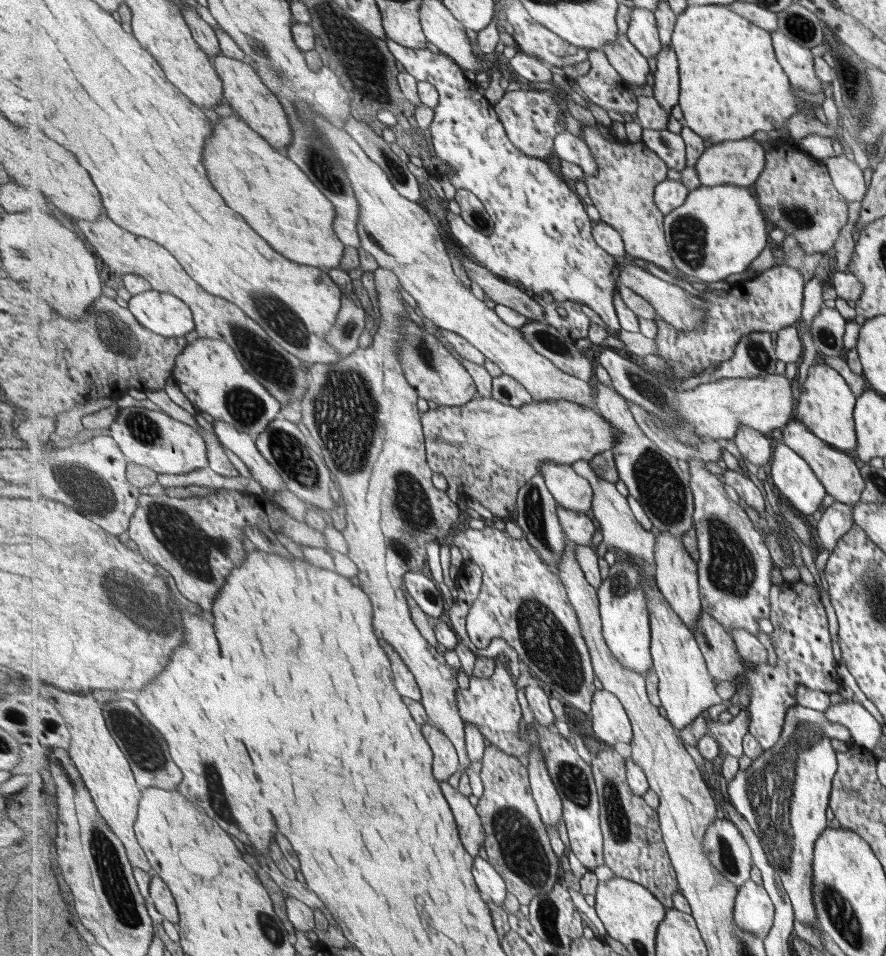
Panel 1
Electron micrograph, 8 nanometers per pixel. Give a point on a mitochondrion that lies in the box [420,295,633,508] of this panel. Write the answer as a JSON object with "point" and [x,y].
{"point":[555,343]}

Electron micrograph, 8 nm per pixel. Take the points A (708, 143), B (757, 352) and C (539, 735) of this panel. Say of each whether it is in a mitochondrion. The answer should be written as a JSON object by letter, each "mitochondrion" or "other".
{"A":"other","B":"mitochondrion","C":"other"}

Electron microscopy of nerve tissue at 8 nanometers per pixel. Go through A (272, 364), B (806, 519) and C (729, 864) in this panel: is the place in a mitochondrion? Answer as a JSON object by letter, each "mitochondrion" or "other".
{"A":"mitochondrion","B":"other","C":"mitochondrion"}

